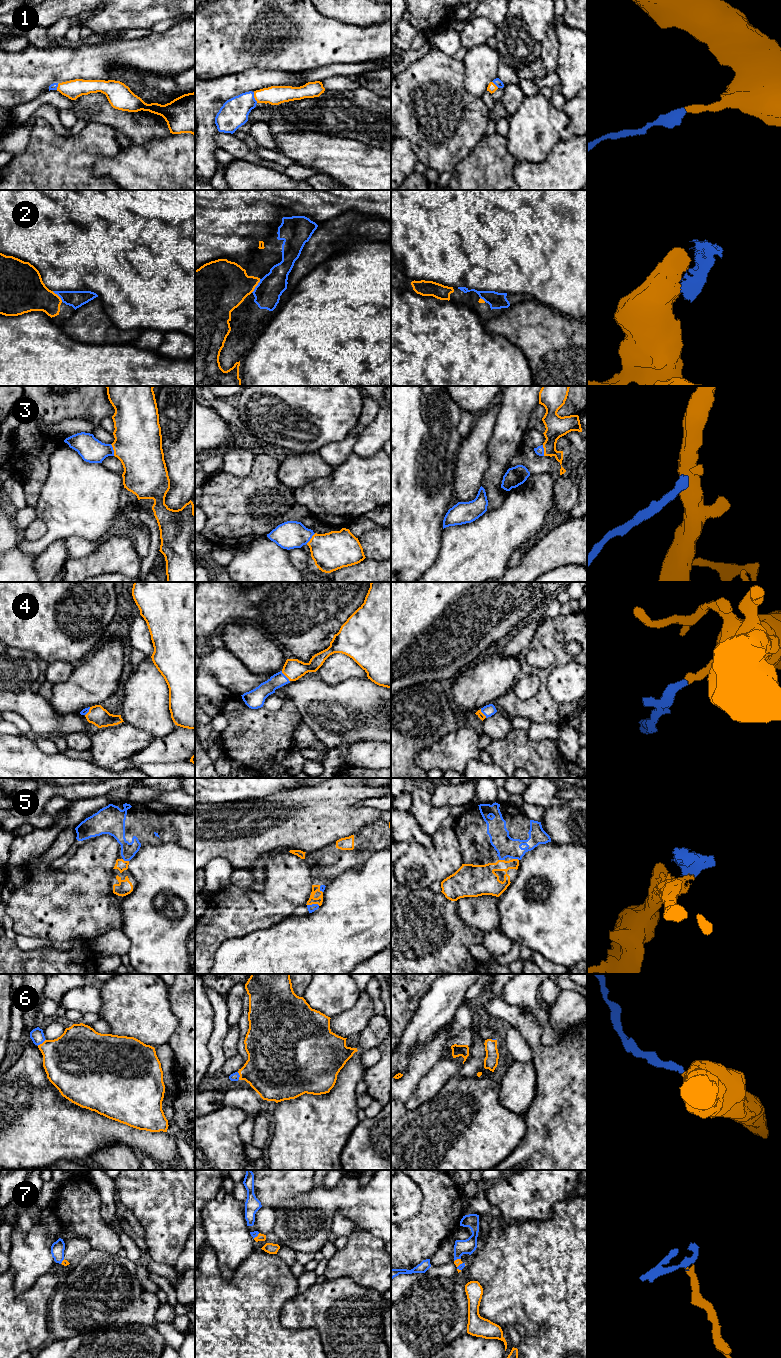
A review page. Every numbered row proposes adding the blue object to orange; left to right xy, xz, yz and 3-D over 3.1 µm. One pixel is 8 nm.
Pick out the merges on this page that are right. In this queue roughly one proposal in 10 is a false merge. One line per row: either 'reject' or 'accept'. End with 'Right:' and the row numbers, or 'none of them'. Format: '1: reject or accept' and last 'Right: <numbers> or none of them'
1: accept
2: accept
3: accept
4: accept
5: accept
6: accept
7: accept
Right: 1, 2, 3, 4, 5, 6, 7

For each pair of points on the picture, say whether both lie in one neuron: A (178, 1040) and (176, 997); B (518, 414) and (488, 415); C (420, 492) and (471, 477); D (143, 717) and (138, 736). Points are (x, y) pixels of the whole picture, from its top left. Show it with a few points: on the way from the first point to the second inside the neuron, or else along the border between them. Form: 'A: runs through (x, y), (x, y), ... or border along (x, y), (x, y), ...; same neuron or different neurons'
A: runs through (184, 1029), (184, 1008); same neuron
B: border along (498, 399), (499, 411), (490, 438); different neurons
C: border along (457, 459), (454, 493); different neurons
D: border along (124, 721), (148, 732), (154, 738); different neurons

